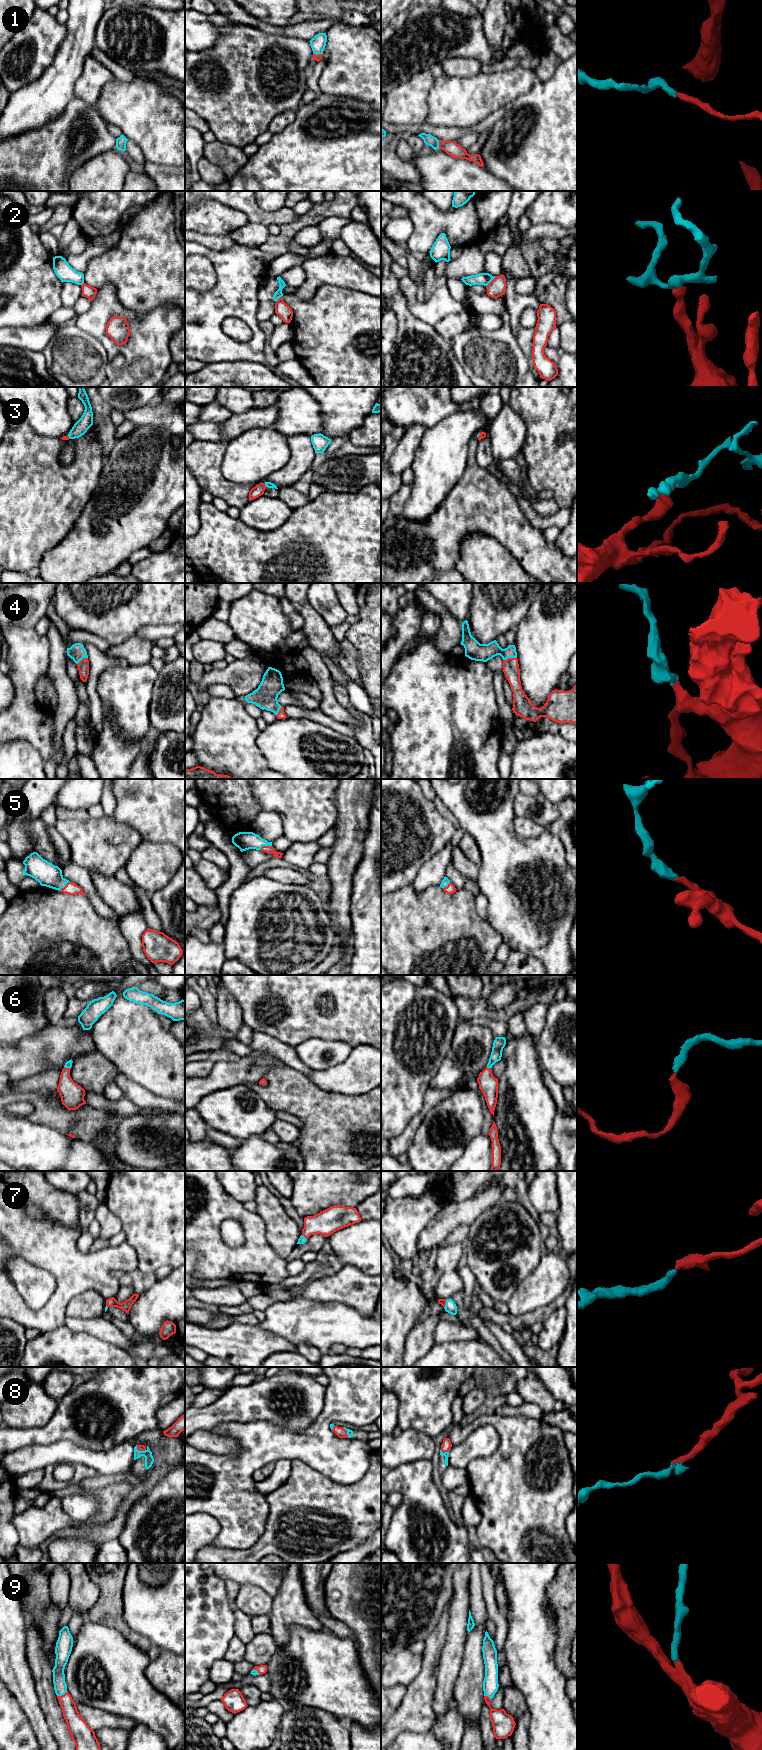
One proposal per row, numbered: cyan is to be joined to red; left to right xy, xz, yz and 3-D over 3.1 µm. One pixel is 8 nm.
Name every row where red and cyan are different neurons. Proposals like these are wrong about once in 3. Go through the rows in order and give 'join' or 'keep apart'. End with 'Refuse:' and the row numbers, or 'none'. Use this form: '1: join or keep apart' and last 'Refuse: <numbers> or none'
1: join
2: keep apart
3: join
4: join
5: join
6: join
7: join
8: join
9: join
Refuse: 2

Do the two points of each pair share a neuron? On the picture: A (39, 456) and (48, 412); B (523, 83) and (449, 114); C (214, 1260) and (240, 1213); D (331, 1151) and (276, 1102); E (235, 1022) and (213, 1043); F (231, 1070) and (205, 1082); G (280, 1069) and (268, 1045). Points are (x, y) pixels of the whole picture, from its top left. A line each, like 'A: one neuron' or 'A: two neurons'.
A: two neurons
B: one neuron
C: one neuron
D: one neuron
E: two neurons
F: one neuron
G: two neurons

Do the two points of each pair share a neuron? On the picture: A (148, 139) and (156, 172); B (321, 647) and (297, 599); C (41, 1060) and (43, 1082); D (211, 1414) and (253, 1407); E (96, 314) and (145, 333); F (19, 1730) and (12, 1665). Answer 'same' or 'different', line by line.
A: different
B: same
C: different
D: same
E: same
F: different

